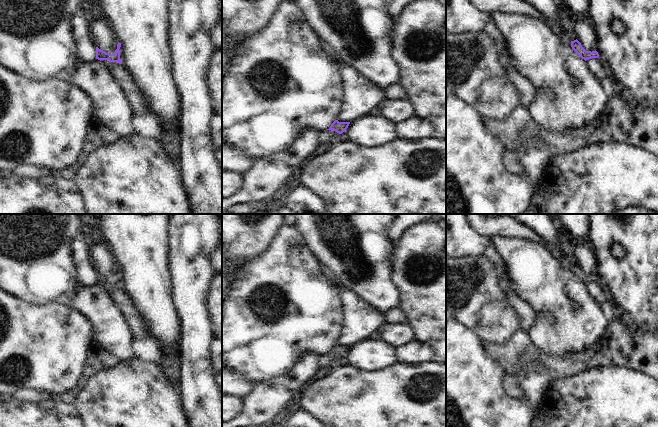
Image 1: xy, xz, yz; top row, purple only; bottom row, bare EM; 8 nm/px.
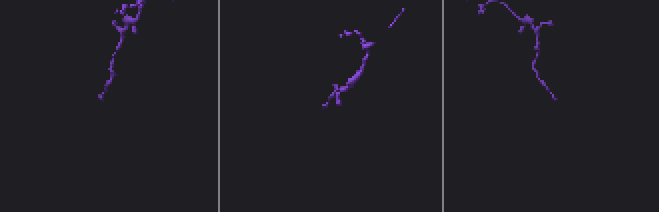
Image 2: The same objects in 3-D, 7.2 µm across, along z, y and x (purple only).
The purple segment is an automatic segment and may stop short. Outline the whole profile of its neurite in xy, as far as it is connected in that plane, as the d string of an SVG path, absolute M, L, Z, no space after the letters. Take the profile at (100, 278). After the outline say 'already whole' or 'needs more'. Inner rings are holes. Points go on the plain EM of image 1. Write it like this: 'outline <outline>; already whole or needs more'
outline M118 266L117 273L115 274L114 278L106 277L105 275L96 271L96 283L98 283L100 287L105 290L109 290L111 286L117 286L119 288L122 288L120 283L120 276L119 276L120 271L121 271L121 267Z; needs more

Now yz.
outline M577 263L571 265L571 271L582 283L586 285L588 294L593 297L599 305L608 301L604 294L604 289L597 283L599 278L596 274L592 276L586 275Z; needs more

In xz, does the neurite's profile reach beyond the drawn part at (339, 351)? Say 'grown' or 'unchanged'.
grown

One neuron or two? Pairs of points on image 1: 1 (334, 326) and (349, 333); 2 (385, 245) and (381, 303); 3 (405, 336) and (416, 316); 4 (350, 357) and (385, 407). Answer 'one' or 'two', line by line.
1: two
2: one
3: two
4: two

